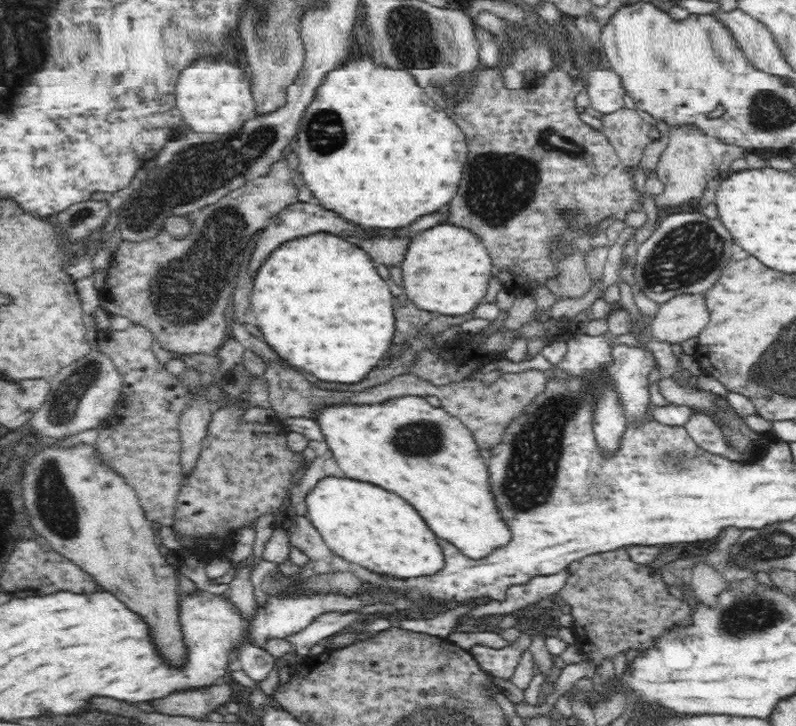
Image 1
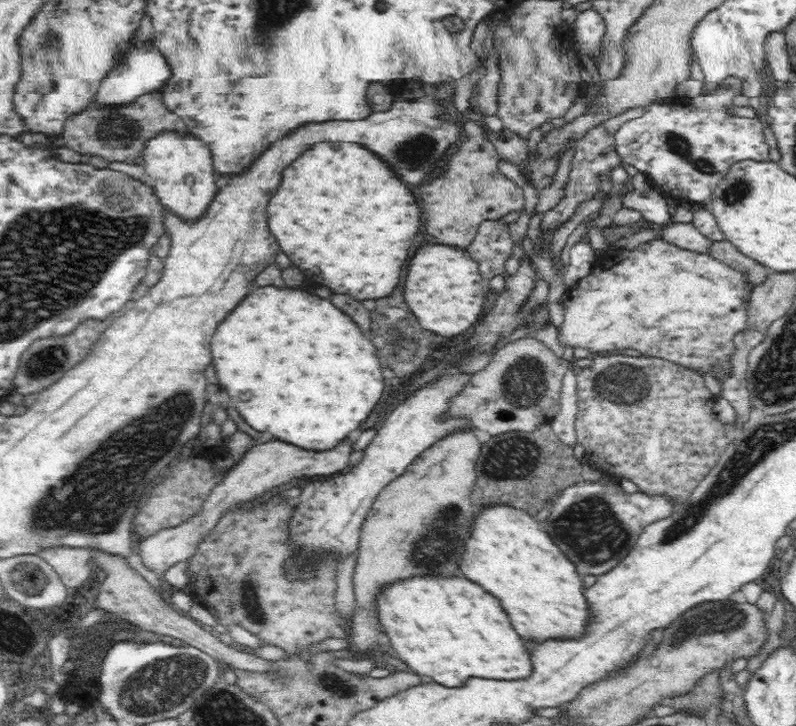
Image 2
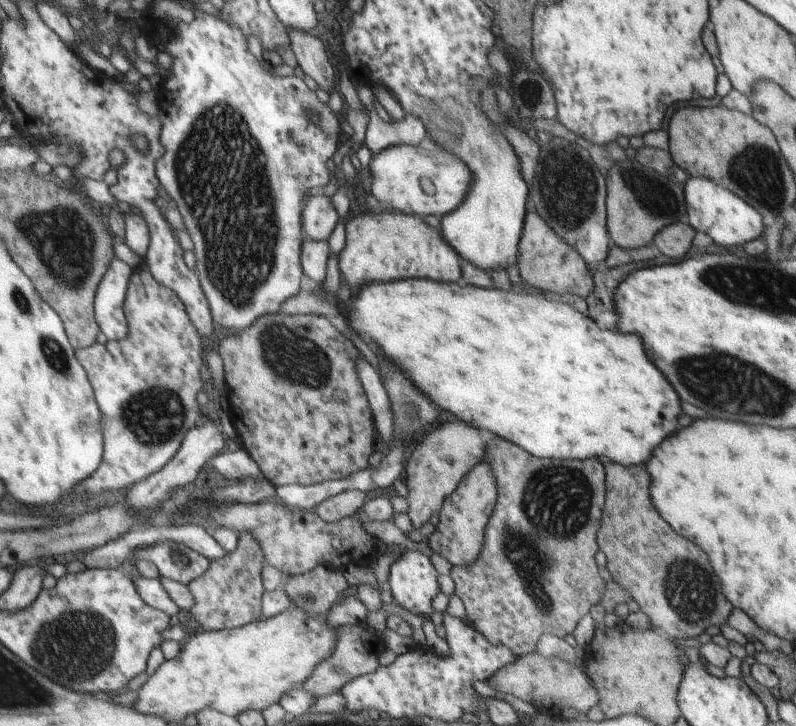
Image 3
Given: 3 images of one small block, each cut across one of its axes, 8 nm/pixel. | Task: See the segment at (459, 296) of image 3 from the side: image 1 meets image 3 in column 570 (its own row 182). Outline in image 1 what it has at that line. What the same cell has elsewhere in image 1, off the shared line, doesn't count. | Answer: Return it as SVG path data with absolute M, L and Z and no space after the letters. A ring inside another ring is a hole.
M360 56L356 60L350 60L346 64L341 64L339 68L328 72L323 78L322 84L315 92L314 100L304 111L299 122L298 134L296 136L296 160L299 160L297 171L306 181L308 188L313 192L313 196L318 198L320 206L326 210L337 212L342 218L366 226L366 228L402 228L412 224L416 218L440 210L444 204L448 204L460 184L464 162L466 162L466 138L462 130L450 120L450 116L444 112L442 106L438 106L435 96L428 98L428 94L418 86L413 74L408 71L388 68L385 65L377 66L375 60L368 56Z

